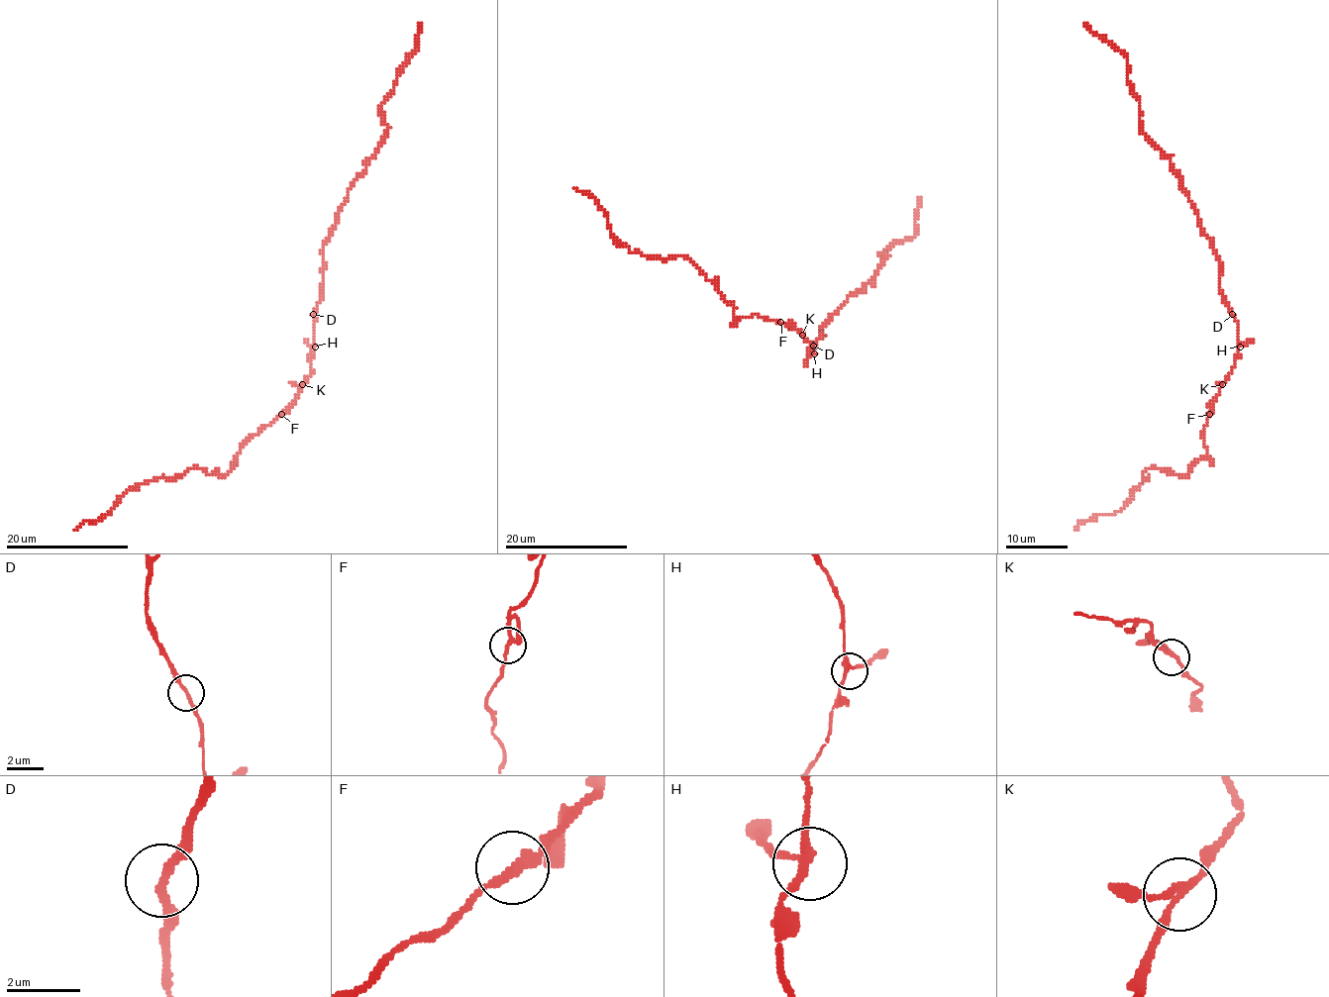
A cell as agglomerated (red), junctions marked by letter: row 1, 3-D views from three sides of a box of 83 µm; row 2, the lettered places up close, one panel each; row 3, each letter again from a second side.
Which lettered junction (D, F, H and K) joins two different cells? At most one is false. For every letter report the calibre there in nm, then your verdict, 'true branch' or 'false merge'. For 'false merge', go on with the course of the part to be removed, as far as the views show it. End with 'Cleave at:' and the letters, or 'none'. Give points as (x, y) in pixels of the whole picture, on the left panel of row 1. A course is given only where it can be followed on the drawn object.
D: calibre 200 nm; true branch
F: calibre 180 nm; true branch
H: calibre 190 nm; true branch
K: calibre 170 nm; true branch
Cleave at: none

